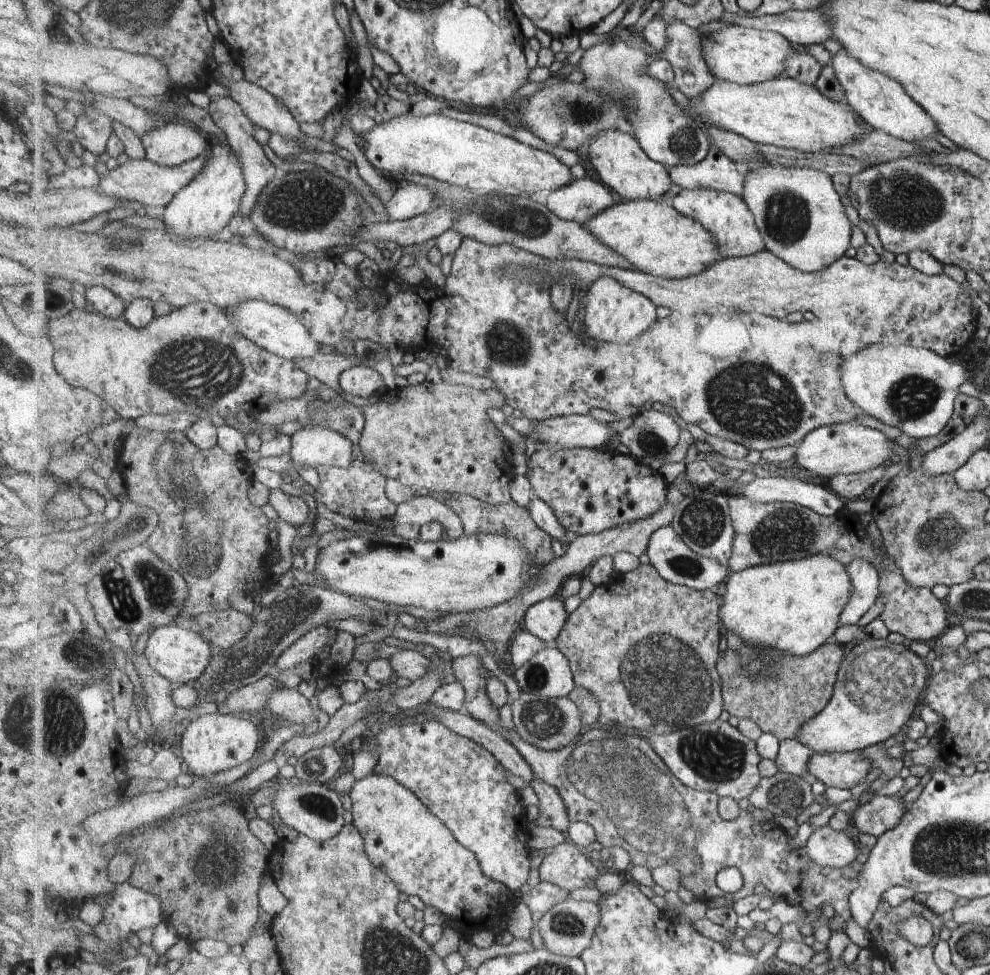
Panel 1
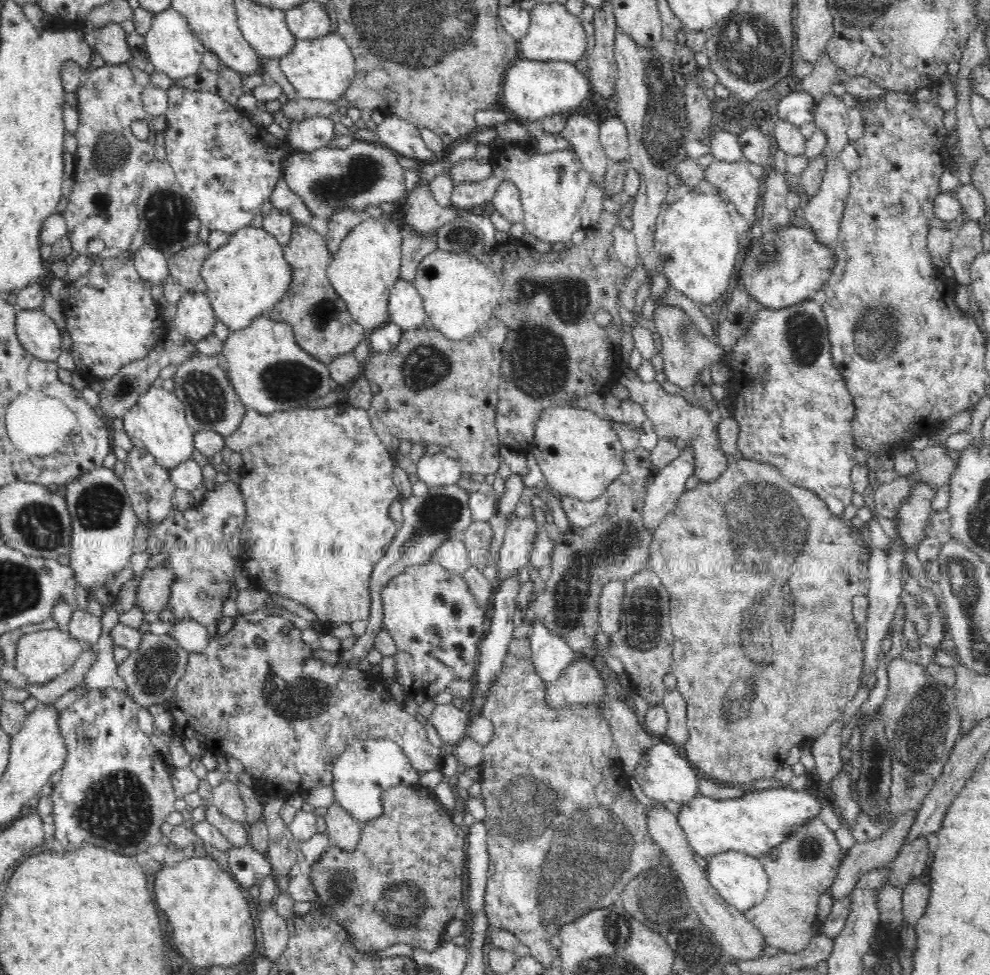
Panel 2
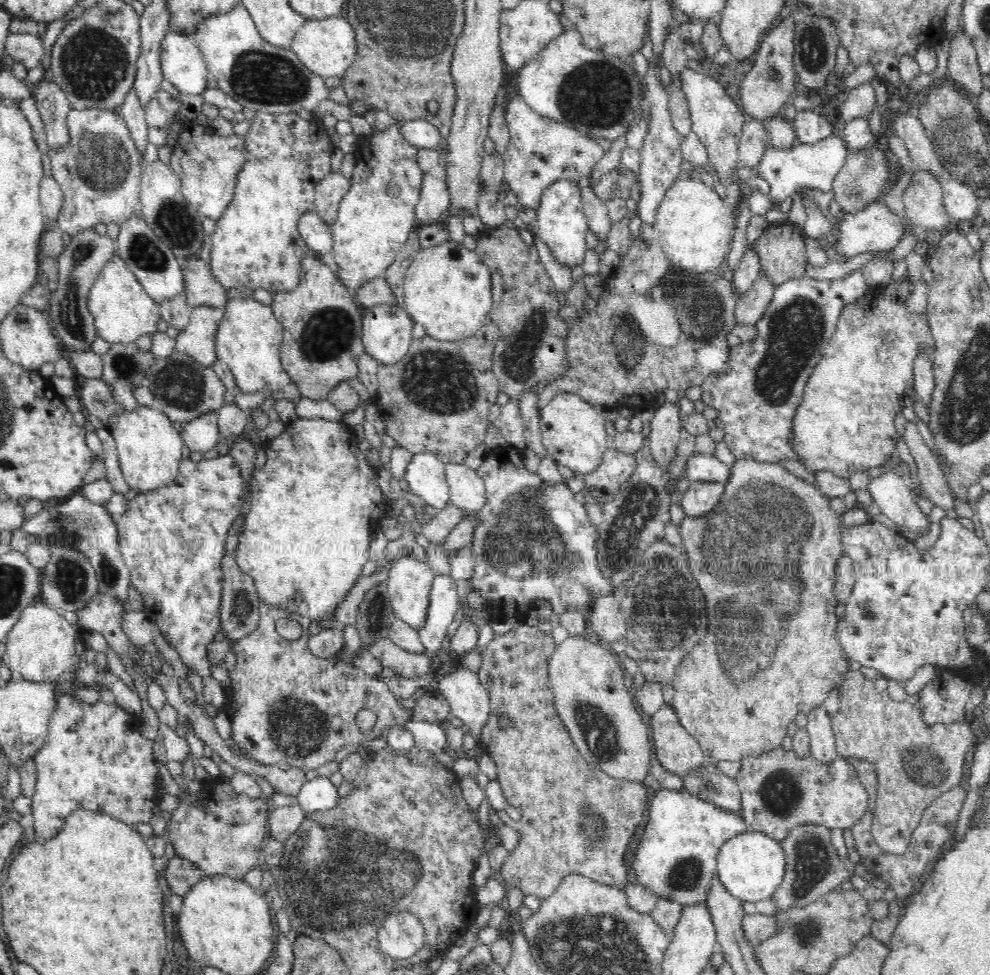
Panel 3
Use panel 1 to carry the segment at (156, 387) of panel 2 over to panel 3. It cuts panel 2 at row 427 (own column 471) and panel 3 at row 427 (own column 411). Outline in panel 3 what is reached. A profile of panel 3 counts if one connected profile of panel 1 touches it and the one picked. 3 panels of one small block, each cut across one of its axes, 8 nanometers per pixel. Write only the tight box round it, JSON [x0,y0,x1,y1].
[110,404,182,493]

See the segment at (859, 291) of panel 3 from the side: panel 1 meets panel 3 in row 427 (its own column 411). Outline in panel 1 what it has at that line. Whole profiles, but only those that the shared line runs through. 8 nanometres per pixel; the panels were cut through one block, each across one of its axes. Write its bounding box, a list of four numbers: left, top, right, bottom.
[370,719,570,949]

